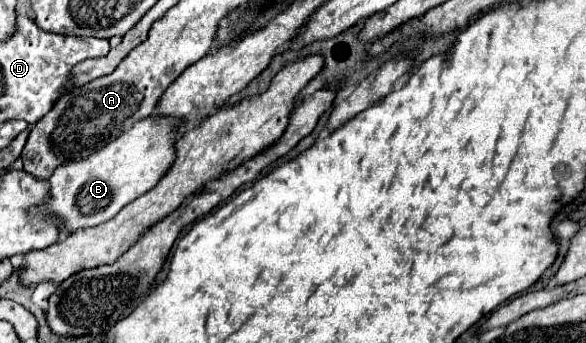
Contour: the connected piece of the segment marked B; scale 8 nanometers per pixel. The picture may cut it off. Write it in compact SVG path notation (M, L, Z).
M152 114L136 122L130 130L124 130L116 140L96 150L88 158L58 166L58 170L54 170L54 174L48 178L52 186L52 200L44 210L60 216L68 234L114 218L142 192L152 190L164 176L166 168L172 166L176 158L176 134L180 126L182 120Z

